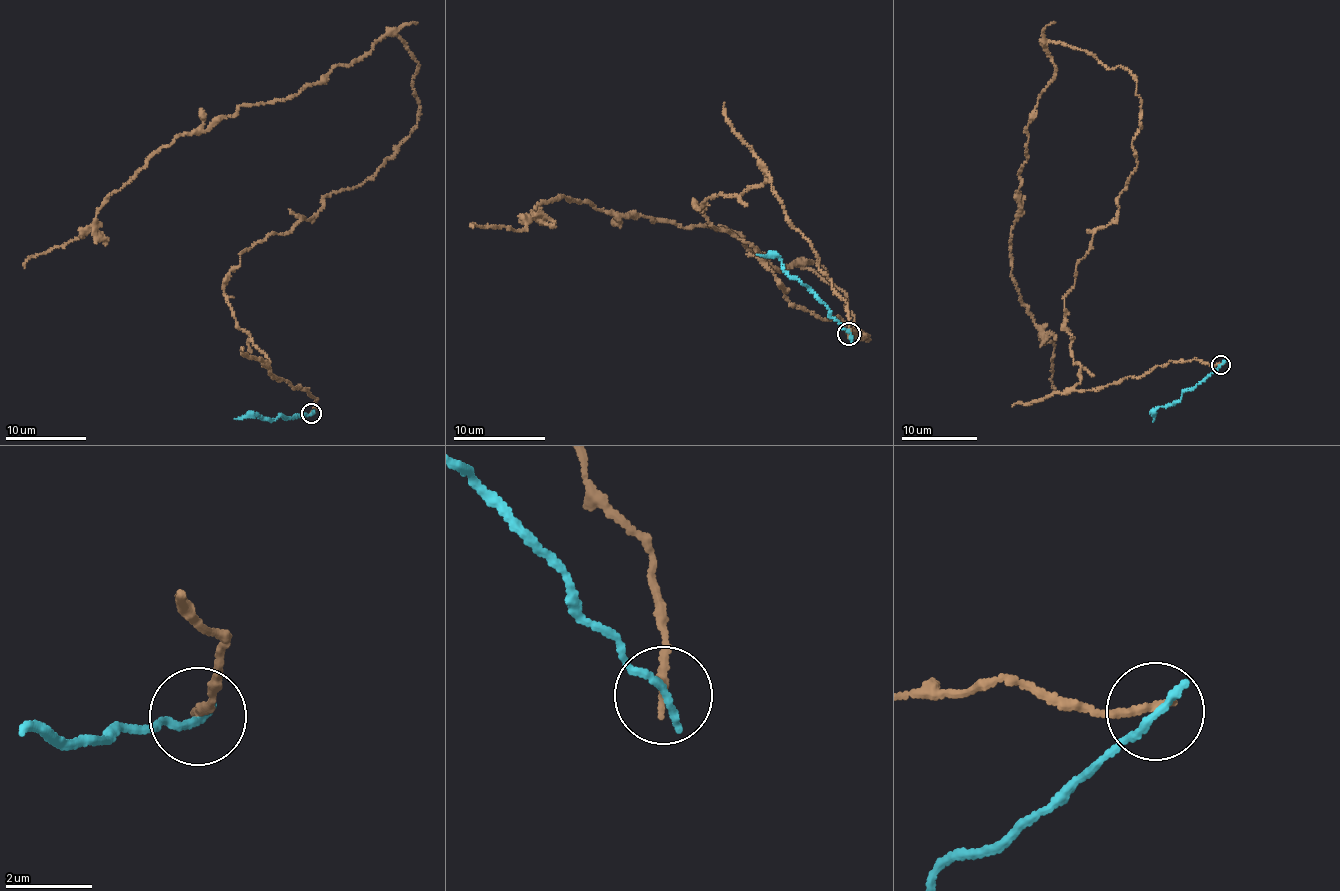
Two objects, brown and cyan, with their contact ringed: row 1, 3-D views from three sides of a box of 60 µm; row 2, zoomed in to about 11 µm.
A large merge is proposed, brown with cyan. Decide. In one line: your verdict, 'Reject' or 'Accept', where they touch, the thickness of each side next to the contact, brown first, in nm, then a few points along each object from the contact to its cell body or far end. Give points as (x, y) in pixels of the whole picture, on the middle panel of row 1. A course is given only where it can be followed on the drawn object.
Reject. Place: (849, 333). Thickness 190 nm (brown) against 200 nm. Course of brown: (848, 333), (769, 173), (696, 208), (866, 340), (844, 293), (730, 230), (560, 194), (473, 227). Course of cyan: (848, 333), (807, 286), (792, 279), (778, 256), (757, 254)

